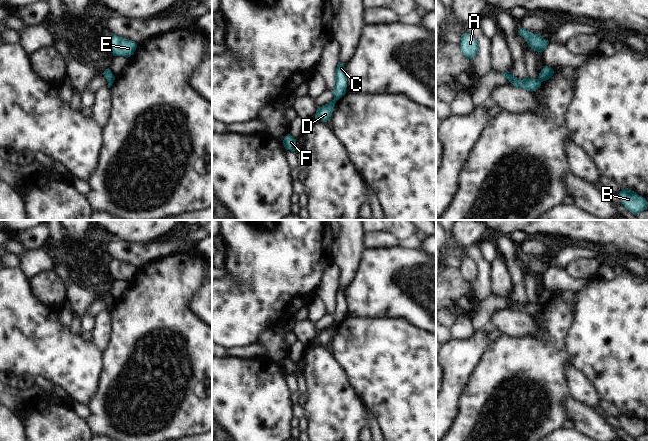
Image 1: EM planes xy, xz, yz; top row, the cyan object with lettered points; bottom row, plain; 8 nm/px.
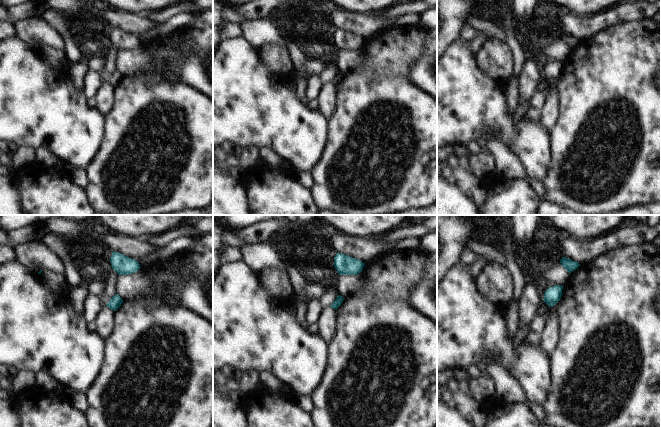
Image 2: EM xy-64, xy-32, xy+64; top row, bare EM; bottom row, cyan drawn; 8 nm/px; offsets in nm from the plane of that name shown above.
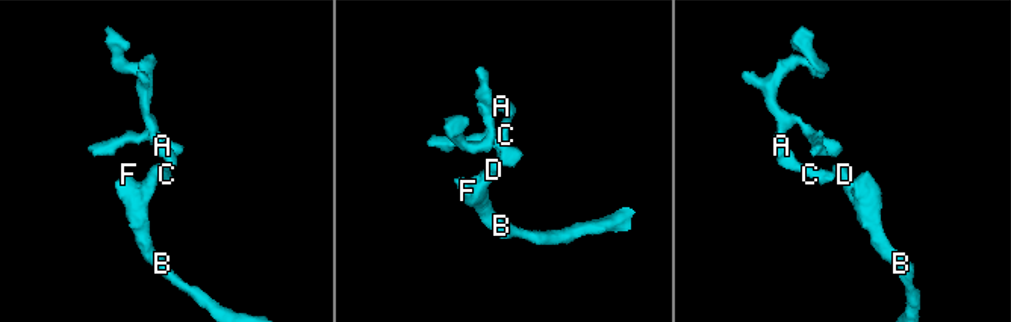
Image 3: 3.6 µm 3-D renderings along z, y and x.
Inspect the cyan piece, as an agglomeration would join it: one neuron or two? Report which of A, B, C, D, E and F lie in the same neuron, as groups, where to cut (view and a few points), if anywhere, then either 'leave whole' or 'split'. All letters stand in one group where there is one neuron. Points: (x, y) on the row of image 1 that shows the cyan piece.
groups A C E / B D F; cut yz (538, 78), (541, 81); split

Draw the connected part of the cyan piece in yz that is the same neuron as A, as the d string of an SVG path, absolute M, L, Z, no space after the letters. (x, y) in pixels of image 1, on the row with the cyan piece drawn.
M470 33L461 35L460 48L467 59L474 58L479 51L477 40Z

